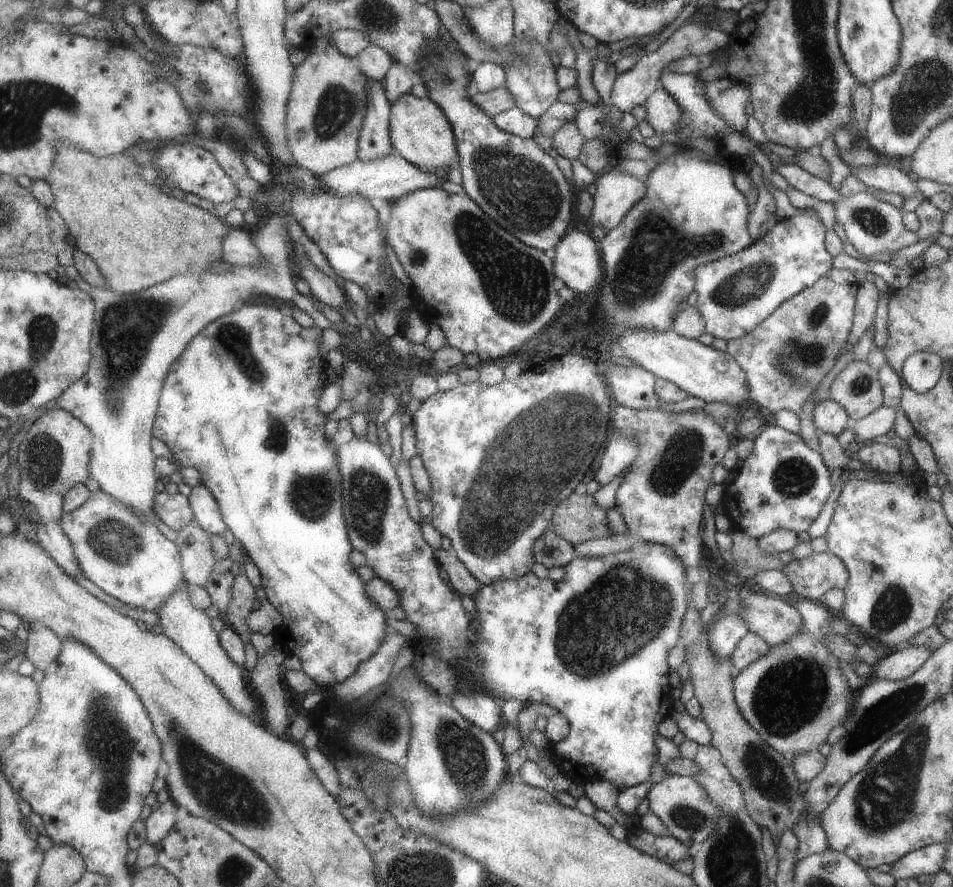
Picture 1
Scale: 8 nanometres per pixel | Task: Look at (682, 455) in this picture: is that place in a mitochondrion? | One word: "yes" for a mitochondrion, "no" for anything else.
yes

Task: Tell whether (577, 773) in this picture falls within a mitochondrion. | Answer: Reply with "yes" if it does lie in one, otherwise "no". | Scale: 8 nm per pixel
no

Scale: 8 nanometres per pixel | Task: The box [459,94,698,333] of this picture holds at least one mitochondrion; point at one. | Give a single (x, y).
(521, 191)

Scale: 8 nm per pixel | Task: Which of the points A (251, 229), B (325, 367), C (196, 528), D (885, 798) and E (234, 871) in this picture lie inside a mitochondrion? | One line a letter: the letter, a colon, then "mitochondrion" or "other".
A: other
B: other
C: other
D: mitochondrion
E: mitochondrion

